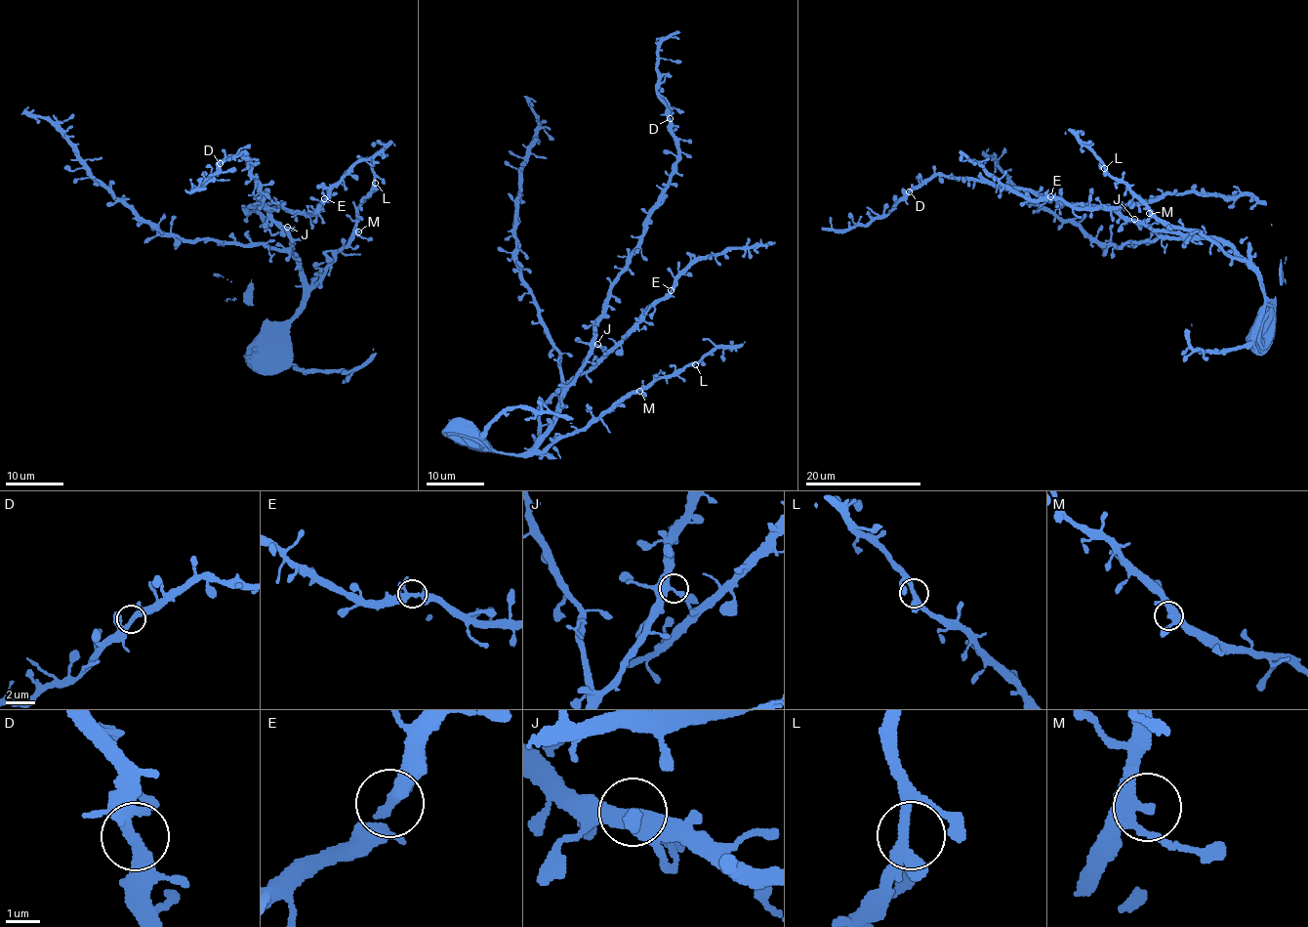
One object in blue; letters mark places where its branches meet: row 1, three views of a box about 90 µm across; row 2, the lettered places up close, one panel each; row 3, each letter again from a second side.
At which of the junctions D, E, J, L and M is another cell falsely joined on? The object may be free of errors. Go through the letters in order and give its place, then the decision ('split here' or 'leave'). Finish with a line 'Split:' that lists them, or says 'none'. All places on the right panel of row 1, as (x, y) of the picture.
D: at (909, 191); leave
E: at (1050, 196); leave
J: at (1134, 219); leave
L: at (1104, 168); leave
M: at (1149, 213); leave
Split: none

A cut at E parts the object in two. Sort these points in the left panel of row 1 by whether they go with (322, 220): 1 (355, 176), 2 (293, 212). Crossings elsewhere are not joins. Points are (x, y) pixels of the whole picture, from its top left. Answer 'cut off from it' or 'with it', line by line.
1: cut off from it
2: with it

